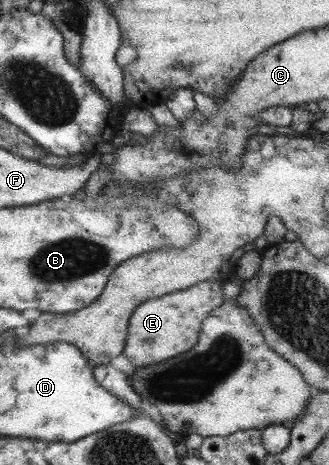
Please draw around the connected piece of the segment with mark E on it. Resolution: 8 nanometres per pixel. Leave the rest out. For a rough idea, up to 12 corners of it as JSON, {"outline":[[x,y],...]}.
{"outline":[[200,281],[141,302],[127,322],[132,367],[160,364],[197,343],[223,303]]}

